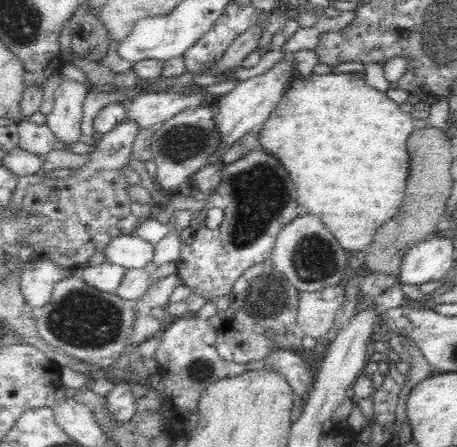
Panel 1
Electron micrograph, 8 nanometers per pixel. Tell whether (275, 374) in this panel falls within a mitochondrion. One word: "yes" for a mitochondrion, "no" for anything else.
no

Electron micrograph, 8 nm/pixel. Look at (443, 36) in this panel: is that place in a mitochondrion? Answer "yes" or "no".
yes

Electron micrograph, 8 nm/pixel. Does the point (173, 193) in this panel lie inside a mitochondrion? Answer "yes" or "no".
no

